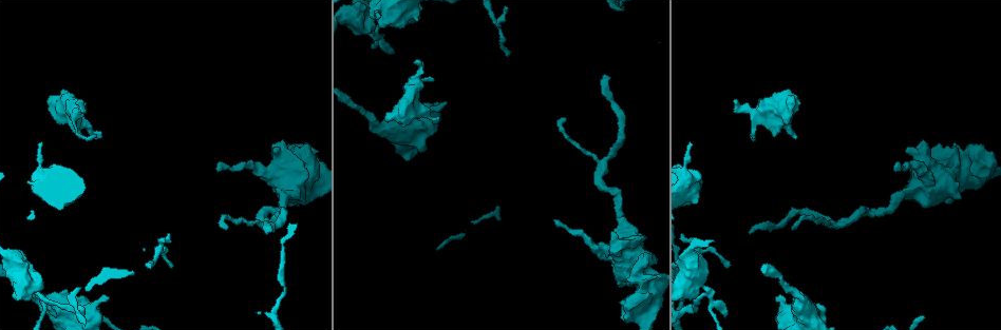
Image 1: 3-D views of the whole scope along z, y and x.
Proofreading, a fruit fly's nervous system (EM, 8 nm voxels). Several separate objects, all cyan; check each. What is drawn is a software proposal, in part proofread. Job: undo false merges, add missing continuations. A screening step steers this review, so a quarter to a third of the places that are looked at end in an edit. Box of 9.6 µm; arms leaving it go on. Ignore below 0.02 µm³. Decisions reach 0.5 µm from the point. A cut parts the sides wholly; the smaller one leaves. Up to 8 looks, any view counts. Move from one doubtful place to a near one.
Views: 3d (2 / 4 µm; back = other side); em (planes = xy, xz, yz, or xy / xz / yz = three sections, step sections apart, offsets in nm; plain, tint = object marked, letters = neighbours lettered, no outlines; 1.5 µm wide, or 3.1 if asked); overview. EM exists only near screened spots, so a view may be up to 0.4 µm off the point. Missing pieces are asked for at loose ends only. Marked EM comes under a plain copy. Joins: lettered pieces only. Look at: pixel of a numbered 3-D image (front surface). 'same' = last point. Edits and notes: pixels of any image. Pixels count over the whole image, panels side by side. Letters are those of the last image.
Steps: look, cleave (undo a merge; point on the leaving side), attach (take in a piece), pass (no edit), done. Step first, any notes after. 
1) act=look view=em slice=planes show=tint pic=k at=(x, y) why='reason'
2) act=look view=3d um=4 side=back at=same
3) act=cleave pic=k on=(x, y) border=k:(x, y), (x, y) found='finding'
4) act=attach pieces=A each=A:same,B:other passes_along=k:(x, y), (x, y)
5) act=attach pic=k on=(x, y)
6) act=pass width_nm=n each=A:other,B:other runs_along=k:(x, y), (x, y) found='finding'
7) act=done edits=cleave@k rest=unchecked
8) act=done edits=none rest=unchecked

act=look view=em slice=xz step=4 show=letters pic=1 at=(264, 233) why='thin end'

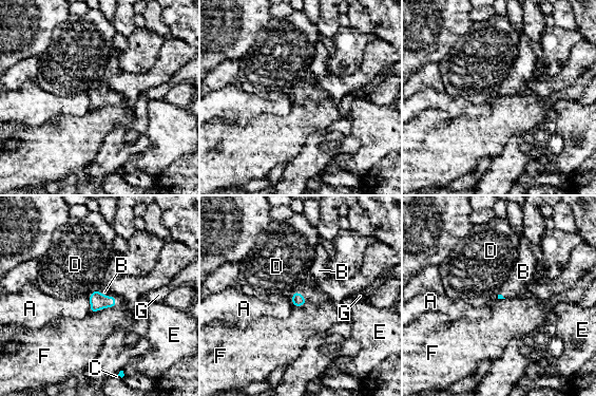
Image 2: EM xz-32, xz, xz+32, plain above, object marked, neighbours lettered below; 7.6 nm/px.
act=attach pieces=B each=A:other,B:same,C:other,D:other,E:other,F:other,G:other passes_along=2:(298, 300), (302, 296), (319, 270) found='the neuron continues'

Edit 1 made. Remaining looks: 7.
act=look view=overview

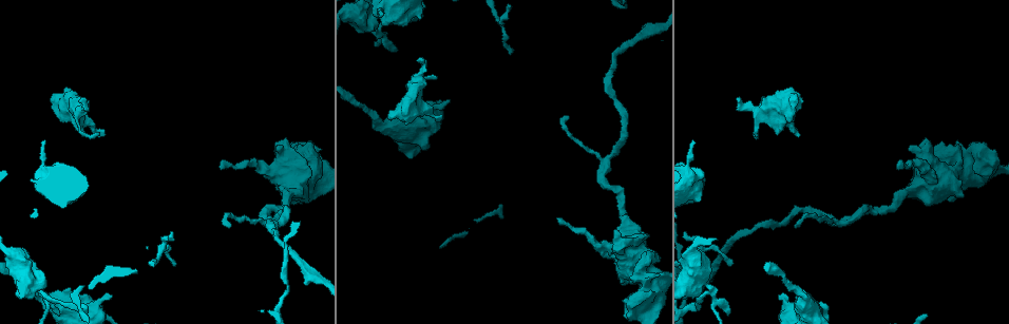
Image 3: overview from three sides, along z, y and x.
act=look view=3d um=2 pic=3 at=(285, 140) why='branch stops here'

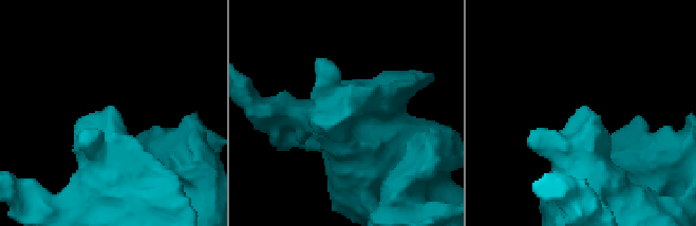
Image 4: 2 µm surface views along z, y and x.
act=look view=em slice=xy step=4 show=tint pic=4 at=(586, 106) why='now the EM'

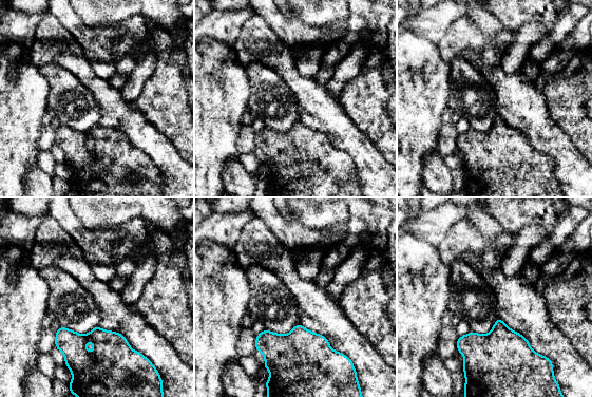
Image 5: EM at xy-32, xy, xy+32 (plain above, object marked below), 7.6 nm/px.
act=look view=em slice=planes show=letters at=same why='cut it another way'

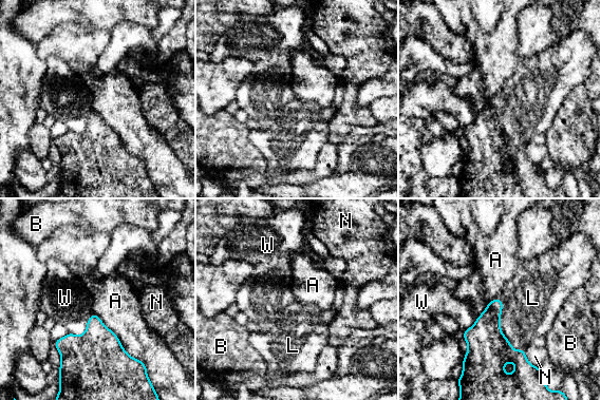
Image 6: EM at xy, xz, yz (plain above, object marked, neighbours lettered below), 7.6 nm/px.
act=pass each=A:other,B:other,L:other,N:other,W:other border=6:(502, 302), (500, 329), (524, 349) found='none of them fits'

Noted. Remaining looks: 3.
act=look view=em slice=planes show=letters pic=3 at=(795, 134) why='free end'

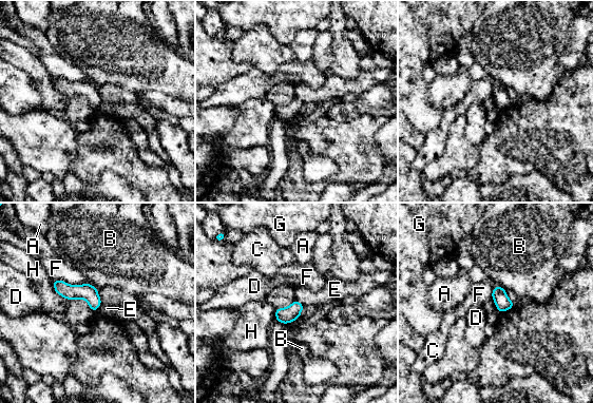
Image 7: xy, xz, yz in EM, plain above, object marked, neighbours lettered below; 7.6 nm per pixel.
act=pass each=A:other,B:other,C:other,D:other,E:other,F:other,G:other,H:other border=7:(101, 300), (95, 311) found='no lettered piece goes on from it'

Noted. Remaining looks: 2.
act=look view=3d um=4 pic=3 at=(82, 97) why='branch stops here'

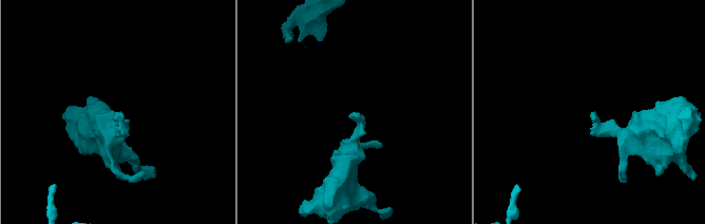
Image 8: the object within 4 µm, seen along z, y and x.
act=look view=em slice=planes show=letters pic=8 at=(591, 113)

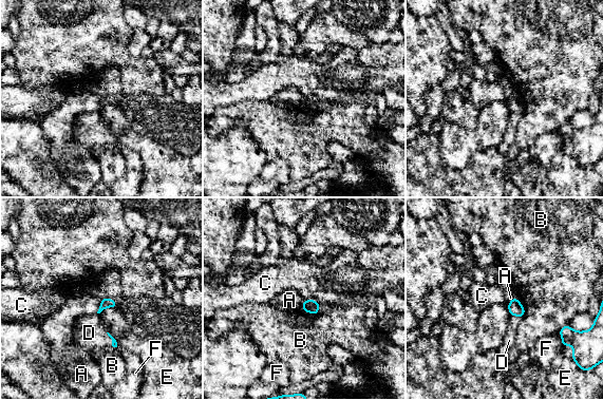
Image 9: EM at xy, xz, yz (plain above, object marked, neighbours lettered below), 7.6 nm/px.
act=attach pieces=D longest_contact=B:190nm each=A:other,B:other,C:other,D:same,E:other,F:other passes_along=9:(515, 308), (515, 315), (509, 340) found='the neuron continues'

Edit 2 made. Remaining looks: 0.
act=done edits=attach@2,attach@9 rest=unchecked

